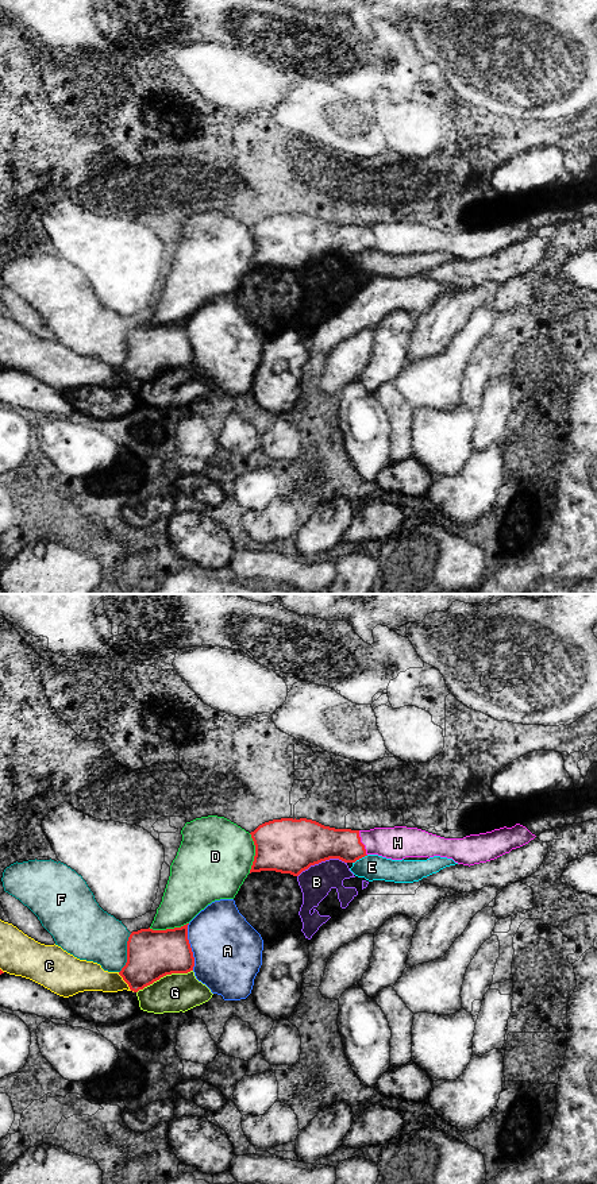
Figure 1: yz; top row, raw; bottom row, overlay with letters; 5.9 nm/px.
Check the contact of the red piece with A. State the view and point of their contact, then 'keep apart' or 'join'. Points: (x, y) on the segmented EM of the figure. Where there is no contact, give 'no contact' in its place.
yz (189, 947) | keep apart

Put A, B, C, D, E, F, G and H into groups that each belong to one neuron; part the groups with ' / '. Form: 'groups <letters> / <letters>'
groups A / B / C E / D / F / G / H

